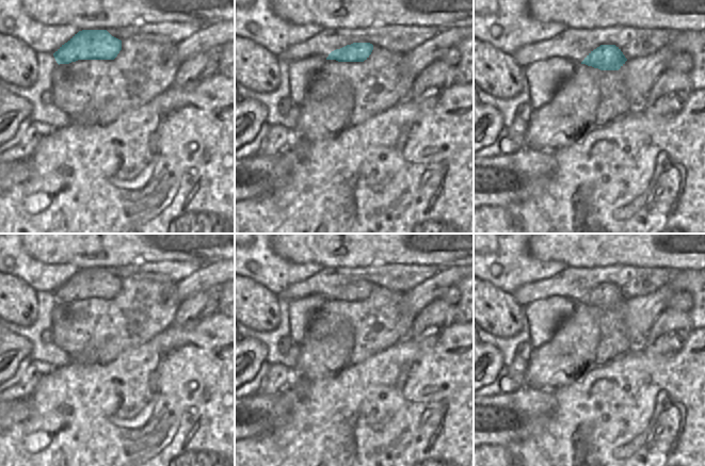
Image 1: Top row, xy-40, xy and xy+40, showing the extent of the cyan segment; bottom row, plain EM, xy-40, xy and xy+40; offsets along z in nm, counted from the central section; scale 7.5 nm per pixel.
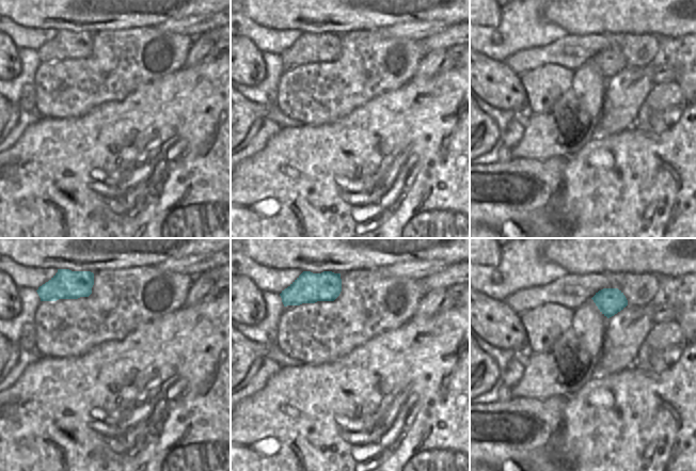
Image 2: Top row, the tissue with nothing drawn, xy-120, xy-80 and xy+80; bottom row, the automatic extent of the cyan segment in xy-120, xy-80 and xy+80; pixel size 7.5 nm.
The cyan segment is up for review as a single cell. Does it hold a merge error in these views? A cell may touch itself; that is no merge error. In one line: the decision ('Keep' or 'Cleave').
Keep

